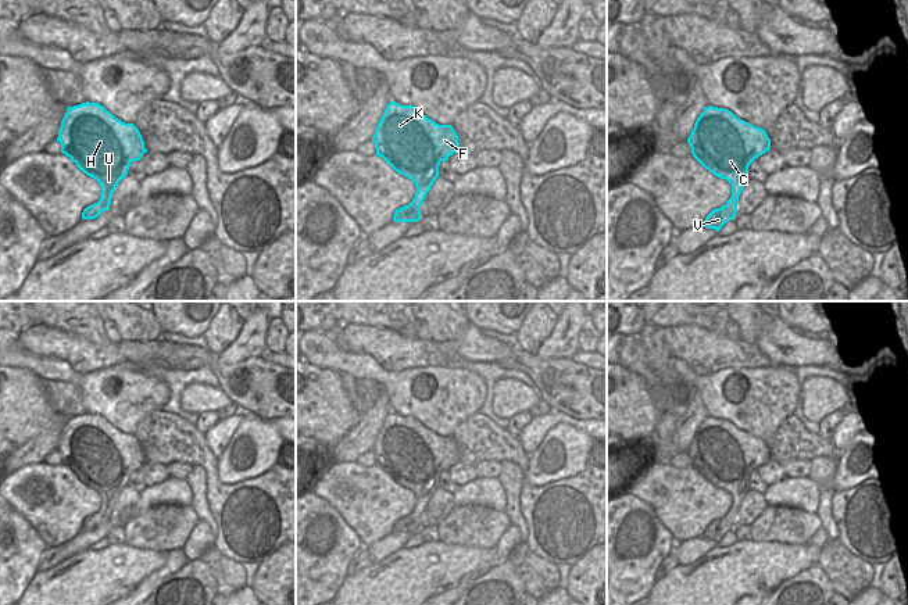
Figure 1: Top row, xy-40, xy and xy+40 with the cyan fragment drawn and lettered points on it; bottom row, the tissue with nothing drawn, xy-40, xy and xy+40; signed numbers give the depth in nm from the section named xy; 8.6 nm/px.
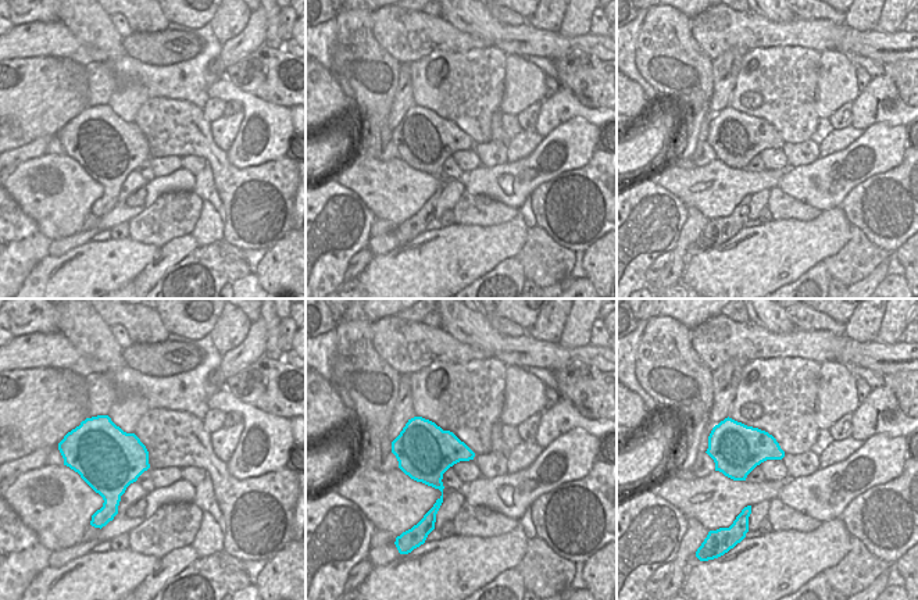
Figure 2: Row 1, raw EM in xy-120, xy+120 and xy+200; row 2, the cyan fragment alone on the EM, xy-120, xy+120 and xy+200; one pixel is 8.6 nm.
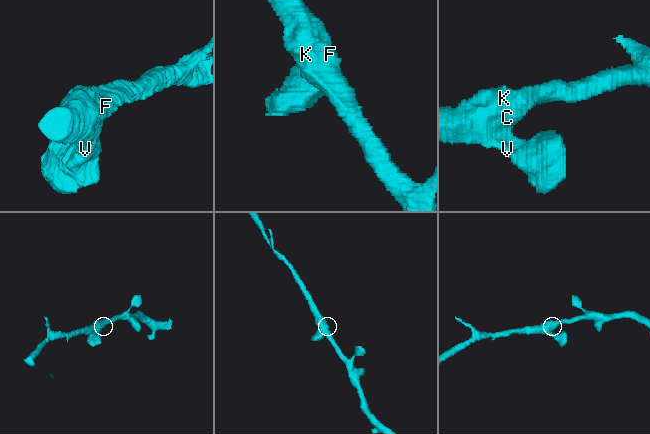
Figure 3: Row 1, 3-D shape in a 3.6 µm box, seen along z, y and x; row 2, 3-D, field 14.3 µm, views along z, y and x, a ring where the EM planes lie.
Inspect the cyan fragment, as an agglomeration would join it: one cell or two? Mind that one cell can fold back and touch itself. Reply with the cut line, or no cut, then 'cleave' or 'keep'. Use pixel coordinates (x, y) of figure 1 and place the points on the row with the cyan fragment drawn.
no cut | keep

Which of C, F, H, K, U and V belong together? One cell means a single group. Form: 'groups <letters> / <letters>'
groups C F H K U V

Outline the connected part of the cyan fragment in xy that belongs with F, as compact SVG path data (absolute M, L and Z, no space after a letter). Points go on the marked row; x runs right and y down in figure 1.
M390 101L372 137L376 155L396 172L415 183L417 193L408 205L396 210L394 222L418 222L421 205L439 178L439 165L460 151L451 125L439 125L414 105Z

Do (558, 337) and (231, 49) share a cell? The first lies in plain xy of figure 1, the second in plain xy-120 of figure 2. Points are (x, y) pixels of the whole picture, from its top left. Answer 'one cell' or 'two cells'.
one cell

